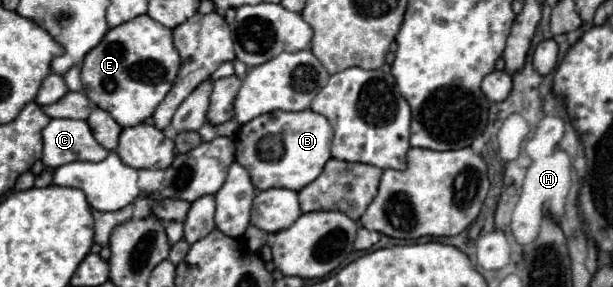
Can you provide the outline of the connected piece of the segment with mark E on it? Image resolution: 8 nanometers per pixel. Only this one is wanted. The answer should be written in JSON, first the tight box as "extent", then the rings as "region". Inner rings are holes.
{"extent":[82,16,180,128],"region":[[[138,16],[110,28],[102,42],[92,48],[82,64],[82,84],[86,96],[104,108],[122,128],[136,126],[150,118],[164,100],[178,74],[180,56],[172,44],[172,30],[150,16]]]}

